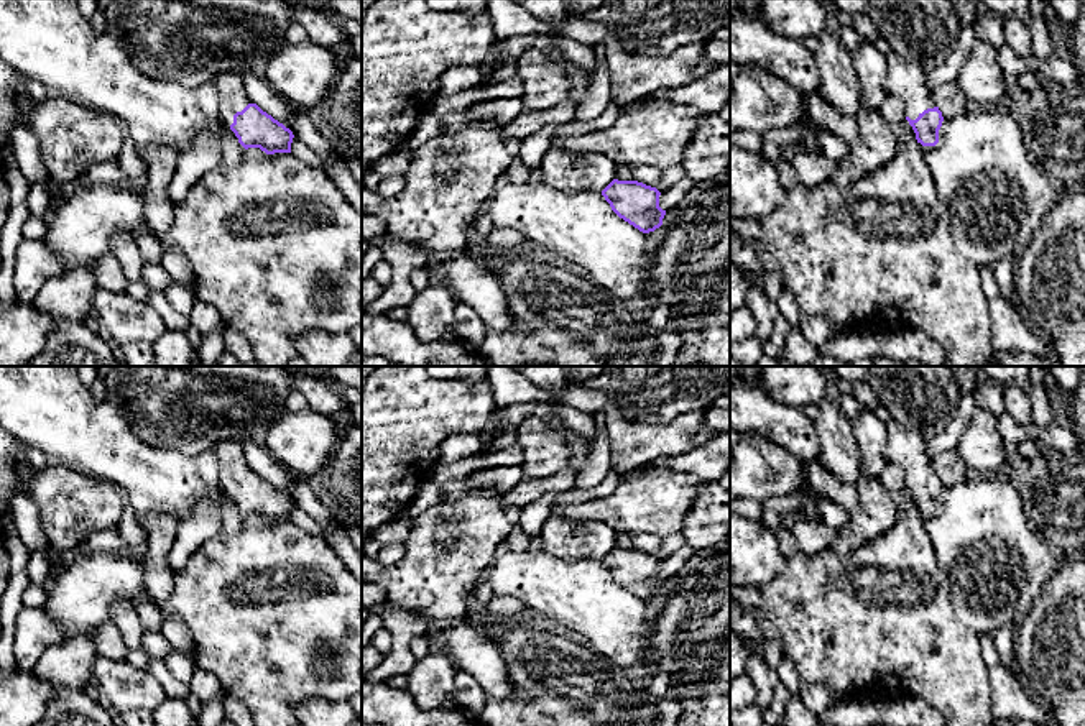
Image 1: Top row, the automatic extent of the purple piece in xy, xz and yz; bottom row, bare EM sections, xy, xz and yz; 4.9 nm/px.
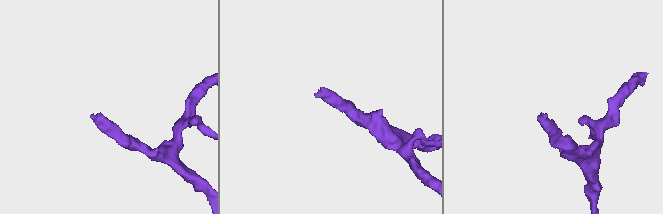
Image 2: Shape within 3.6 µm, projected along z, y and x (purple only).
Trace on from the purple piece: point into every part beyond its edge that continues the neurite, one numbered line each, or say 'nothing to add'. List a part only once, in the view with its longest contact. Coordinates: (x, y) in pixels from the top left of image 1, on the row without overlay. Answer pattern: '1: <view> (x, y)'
1: yz (904, 447)

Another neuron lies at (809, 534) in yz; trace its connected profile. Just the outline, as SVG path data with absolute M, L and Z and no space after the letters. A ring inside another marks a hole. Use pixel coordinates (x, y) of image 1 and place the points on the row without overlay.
M804 519L791 529L797 549L804 554L815 554L822 549L832 547L837 537L837 529L815 519Z

